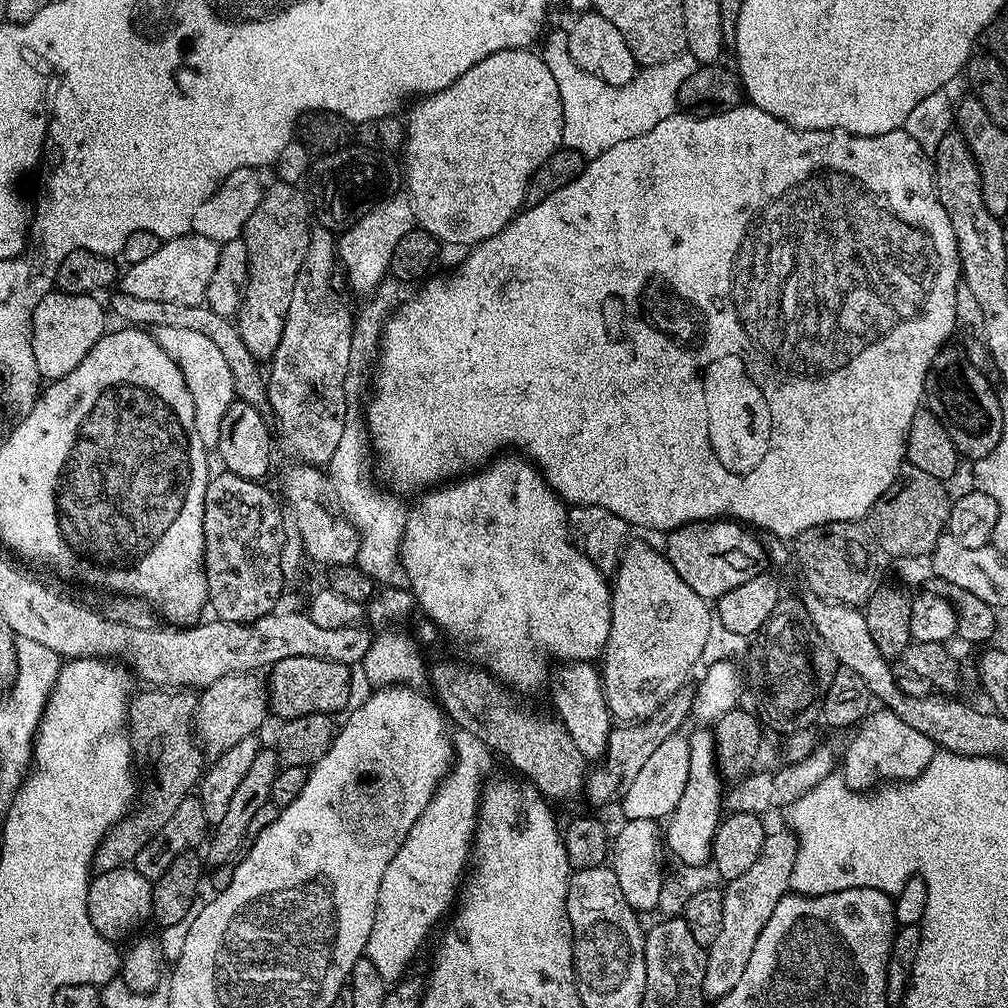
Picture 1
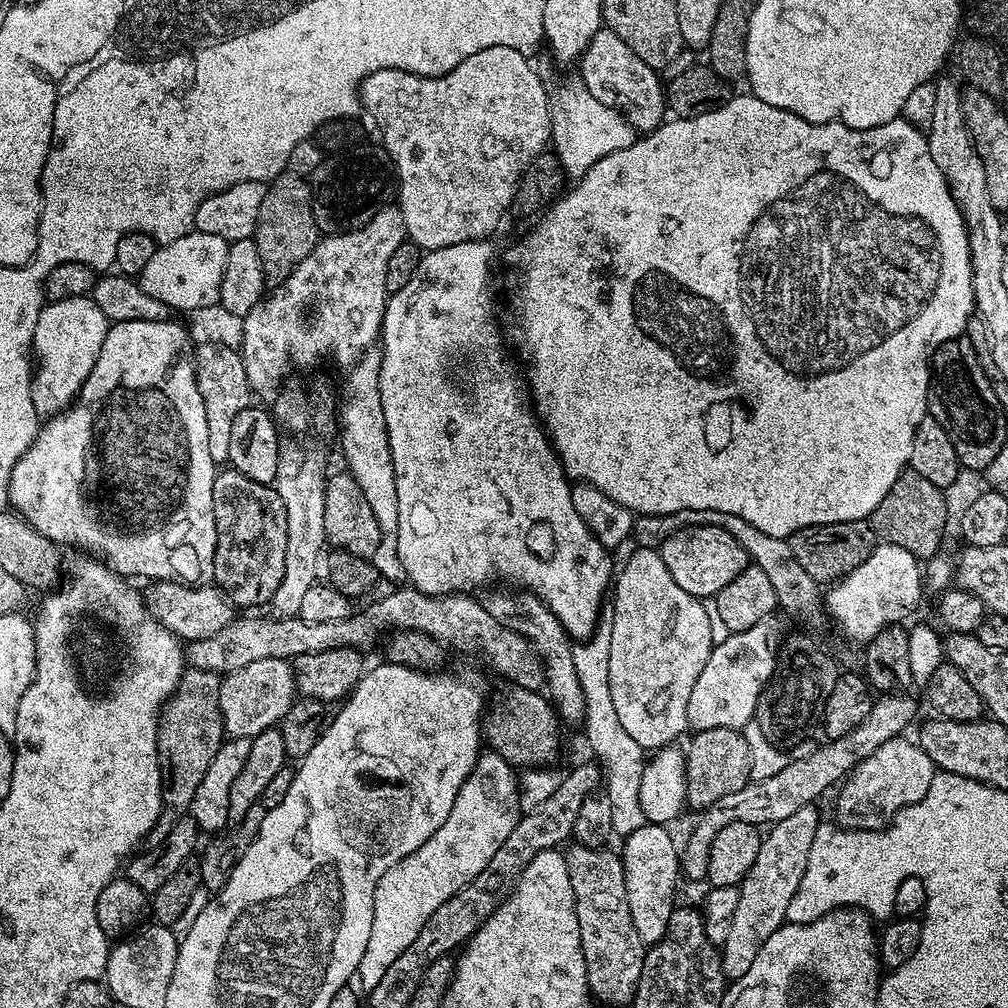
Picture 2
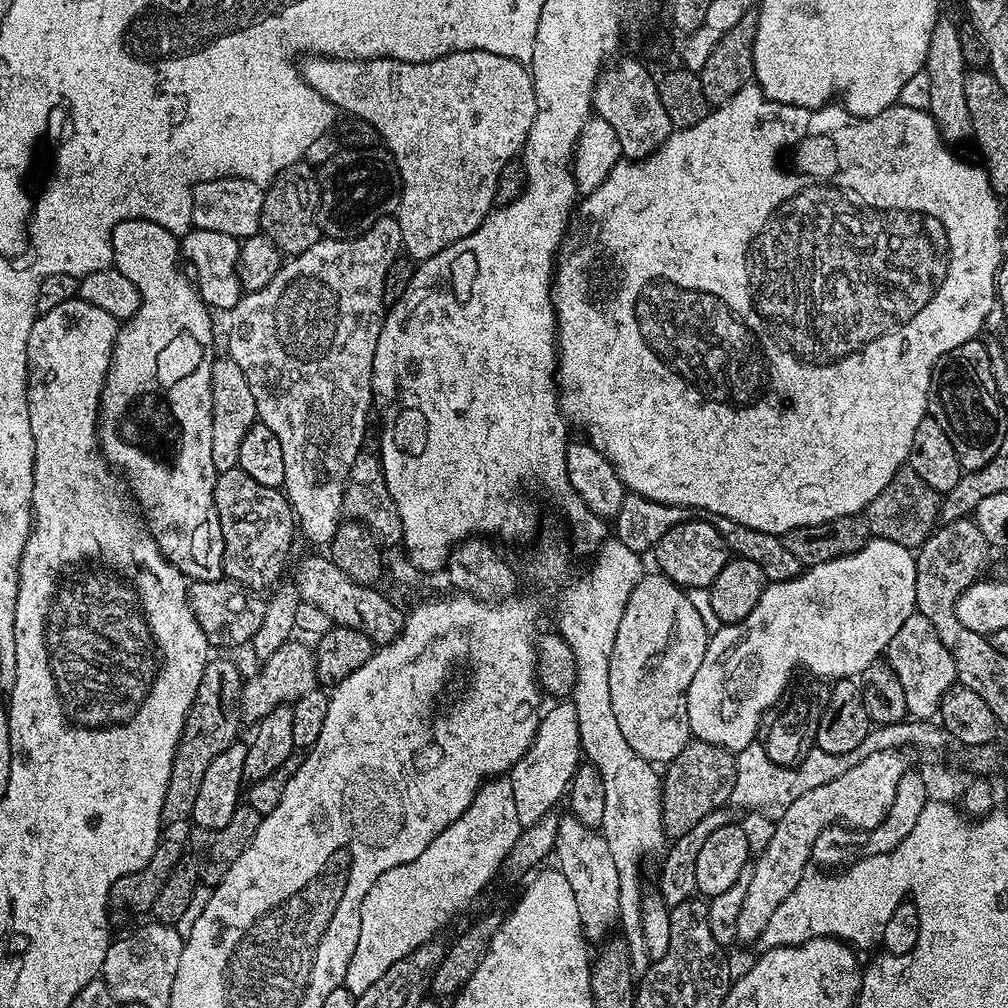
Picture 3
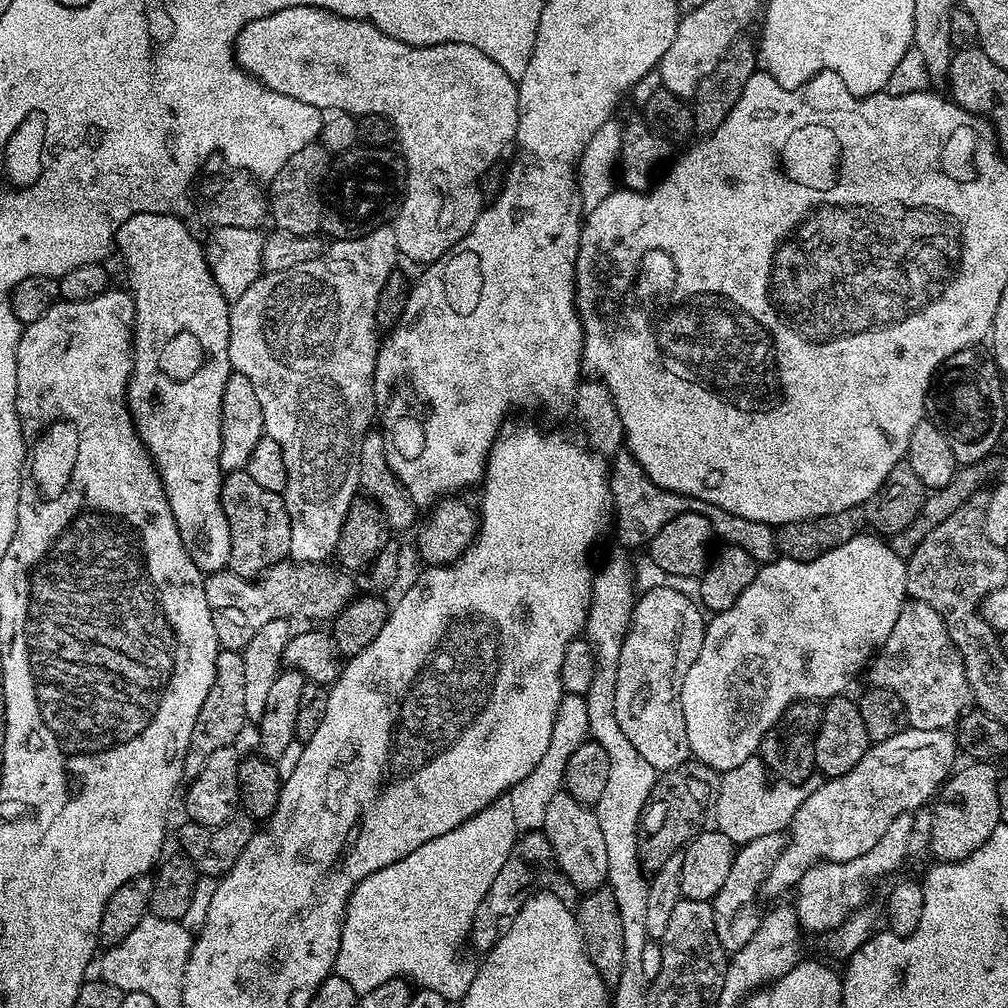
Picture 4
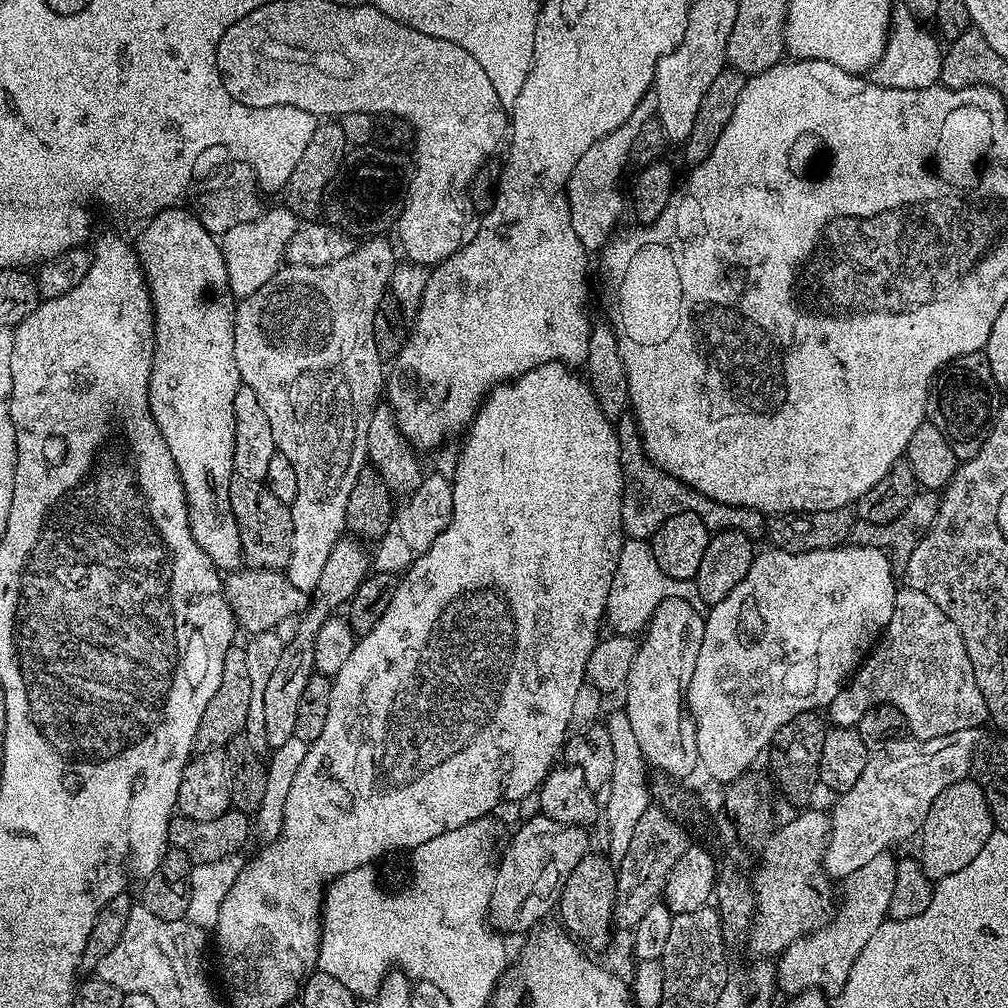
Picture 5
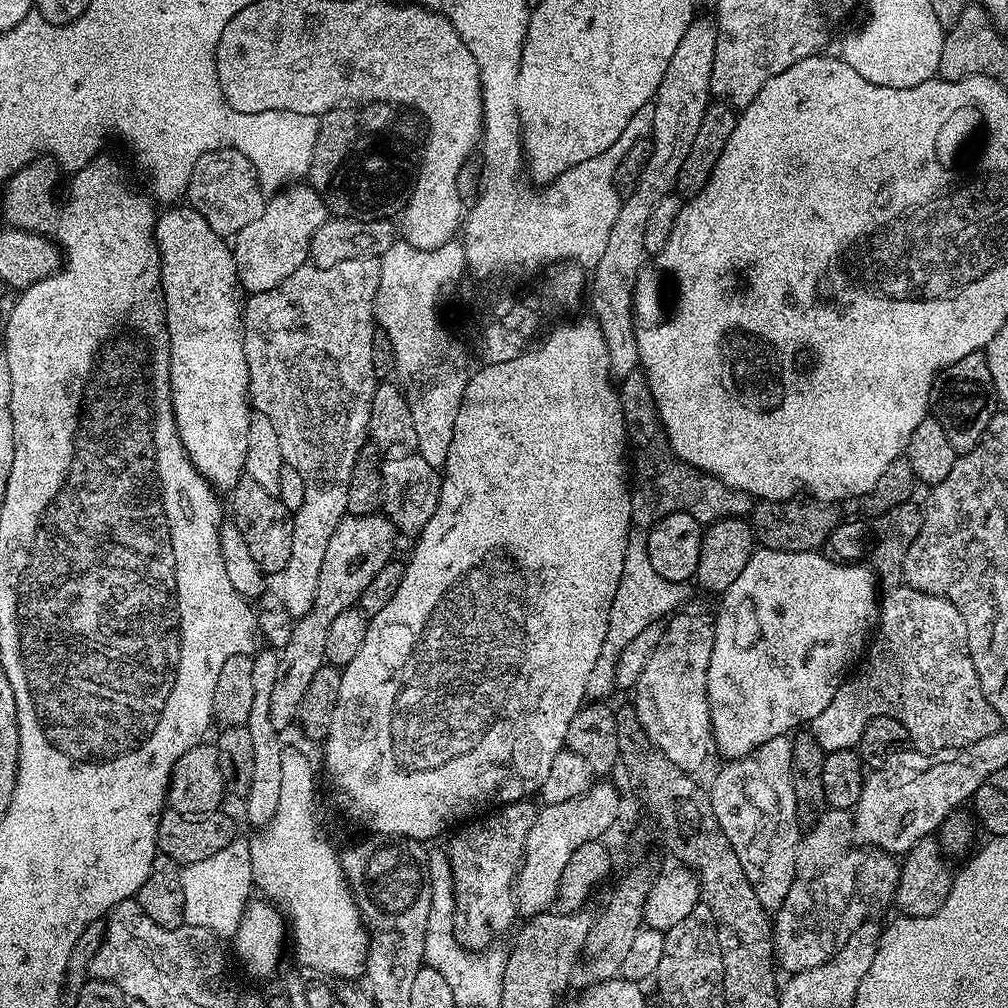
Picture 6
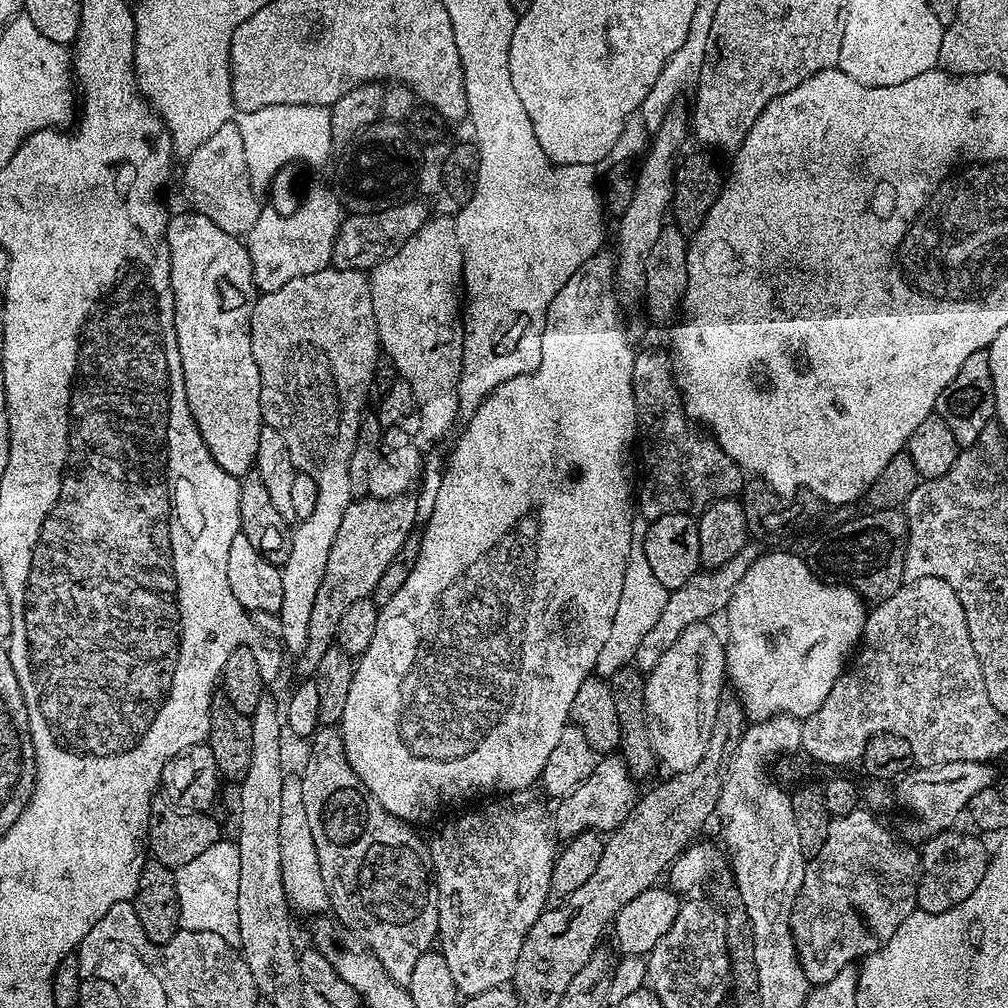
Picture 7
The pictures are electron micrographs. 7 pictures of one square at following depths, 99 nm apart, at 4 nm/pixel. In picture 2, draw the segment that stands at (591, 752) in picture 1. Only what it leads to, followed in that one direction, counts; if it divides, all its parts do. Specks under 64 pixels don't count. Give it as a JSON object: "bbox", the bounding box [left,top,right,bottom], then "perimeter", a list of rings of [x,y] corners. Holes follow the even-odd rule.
{"bbox":[482,590,586,725],"perimeter":[[[527,590],[523,591],[520,597],[498,592],[487,599],[484,598],[482,603],[502,626],[522,634],[522,638],[532,643],[532,648],[540,655],[540,661],[544,664],[546,692],[559,719],[565,725],[566,723],[579,725],[584,718],[586,698],[582,698],[582,682],[578,682],[578,674],[574,674],[573,645],[569,643],[570,637],[558,622],[558,618],[554,617],[553,612],[536,595]]]}

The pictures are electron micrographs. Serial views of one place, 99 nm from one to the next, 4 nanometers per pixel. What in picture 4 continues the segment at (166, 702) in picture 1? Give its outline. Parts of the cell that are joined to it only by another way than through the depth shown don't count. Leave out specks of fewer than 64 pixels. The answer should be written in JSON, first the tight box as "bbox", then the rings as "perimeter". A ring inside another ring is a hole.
{"bbox":[184,651,248,782],"perimeter":[[[220,651],[216,659],[214,686],[210,686],[210,694],[206,694],[202,710],[198,710],[198,718],[194,722],[194,734],[190,734],[190,746],[186,750],[184,763],[185,781],[191,782],[195,776],[202,774],[202,766],[206,766],[214,750],[222,750],[237,743],[235,740],[239,738],[240,731],[248,720],[245,671],[239,651]]]}

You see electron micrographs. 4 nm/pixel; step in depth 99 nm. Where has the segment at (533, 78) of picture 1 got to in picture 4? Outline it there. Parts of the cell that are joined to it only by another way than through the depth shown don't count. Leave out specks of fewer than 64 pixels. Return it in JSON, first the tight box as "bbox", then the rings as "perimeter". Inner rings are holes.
{"bbox":[234,6,520,266],"perimeter":[[[290,6],[286,10],[278,10],[266,18],[258,18],[254,22],[247,24],[247,26],[240,32],[238,38],[236,39],[236,43],[234,45],[234,55],[236,58],[236,63],[239,64],[240,67],[243,68],[244,71],[247,72],[253,80],[260,81],[260,83],[266,85],[266,87],[268,87],[270,90],[274,90],[278,94],[286,94],[290,98],[298,98],[298,102],[306,102],[310,106],[314,106],[315,108],[319,108],[321,110],[332,108],[328,110],[335,110],[336,112],[347,112],[357,118],[364,115],[382,115],[389,121],[389,123],[392,124],[392,128],[395,132],[395,139],[398,141],[398,145],[400,144],[400,152],[402,155],[404,155],[404,164],[406,167],[408,167],[408,180],[406,176],[406,183],[402,188],[402,199],[400,201],[400,206],[397,208],[394,217],[394,227],[396,230],[396,237],[398,238],[398,250],[400,251],[400,256],[403,257],[403,259],[406,258],[408,260],[417,260],[417,262],[420,263],[420,266],[427,266],[429,264],[433,264],[433,262],[435,262],[435,260],[438,258],[442,258],[442,254],[449,252],[450,249],[453,248],[457,242],[459,242],[459,240],[466,238],[466,234],[474,226],[474,222],[480,217],[482,211],[482,203],[480,204],[480,200],[482,201],[482,181],[484,179],[484,175],[486,174],[486,170],[493,168],[497,161],[499,161],[496,159],[498,159],[499,156],[503,154],[504,147],[506,147],[507,144],[511,145],[513,141],[515,141],[516,127],[518,126],[518,118],[520,117],[520,93],[518,91],[517,81],[510,79],[510,77],[506,74],[506,70],[502,70],[502,66],[498,66],[498,64],[482,50],[478,50],[469,44],[407,44],[406,42],[402,42],[396,38],[390,38],[382,30],[378,30],[373,26],[373,24],[368,23],[367,20],[351,20],[345,16],[339,16],[333,12],[328,12],[325,8]]]}

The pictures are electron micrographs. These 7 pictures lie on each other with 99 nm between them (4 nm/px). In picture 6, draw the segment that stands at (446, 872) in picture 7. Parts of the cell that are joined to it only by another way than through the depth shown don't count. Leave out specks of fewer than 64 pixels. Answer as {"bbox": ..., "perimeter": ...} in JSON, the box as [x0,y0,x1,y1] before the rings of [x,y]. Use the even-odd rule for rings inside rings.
{"bbox":[446,799,538,949],"perimeter":[[[523,799],[503,805],[500,811],[504,812],[496,812],[485,820],[473,819],[468,822],[473,824],[466,825],[461,832],[451,833],[452,841],[446,847],[446,855],[456,894],[454,930],[456,940],[463,948],[487,949],[499,932],[517,923],[516,874],[524,858],[526,834],[530,834],[530,826],[534,826],[538,811],[537,805],[528,803],[532,802]]]}

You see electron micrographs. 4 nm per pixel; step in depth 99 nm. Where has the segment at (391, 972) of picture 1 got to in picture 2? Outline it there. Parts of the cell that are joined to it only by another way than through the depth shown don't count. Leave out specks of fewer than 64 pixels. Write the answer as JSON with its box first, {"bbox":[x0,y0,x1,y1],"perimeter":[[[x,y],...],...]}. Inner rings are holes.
{"bbox":[354,751,521,993],"perimeter":[[[481,751],[454,802],[450,818],[442,822],[440,829],[424,843],[421,851],[410,854],[394,866],[390,866],[390,870],[382,874],[374,890],[374,926],[370,926],[370,942],[366,942],[366,954],[362,954],[362,962],[358,962],[358,970],[354,977],[355,987],[361,993],[372,992],[374,986],[378,986],[388,964],[394,962],[394,958],[398,958],[398,954],[402,954],[402,950],[406,950],[406,946],[414,942],[414,938],[418,938],[418,930],[426,926],[426,918],[430,918],[430,914],[434,914],[434,910],[438,910],[438,906],[442,906],[446,898],[458,894],[458,890],[462,890],[474,878],[478,878],[478,874],[482,874],[482,869],[486,867],[486,862],[490,862],[490,858],[494,858],[498,846],[502,846],[502,842],[510,838],[510,830],[514,830],[521,815],[517,769],[496,752]],[[463,848],[472,848],[472,856],[466,857],[465,860],[443,860],[442,857],[436,856],[439,852],[460,852]]]}

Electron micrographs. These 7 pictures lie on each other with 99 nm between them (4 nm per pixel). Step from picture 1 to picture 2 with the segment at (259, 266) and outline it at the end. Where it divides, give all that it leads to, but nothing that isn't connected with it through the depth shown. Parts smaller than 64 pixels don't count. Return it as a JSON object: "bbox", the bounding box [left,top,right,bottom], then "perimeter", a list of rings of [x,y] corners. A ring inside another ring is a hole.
{"bbox":[254,170,318,282],"perimeter":[[[285,170],[267,185],[267,189],[266,198],[262,198],[262,210],[258,210],[254,239],[265,277],[279,282],[291,274],[310,250],[314,250],[318,229],[312,213],[312,185],[305,177]]]}

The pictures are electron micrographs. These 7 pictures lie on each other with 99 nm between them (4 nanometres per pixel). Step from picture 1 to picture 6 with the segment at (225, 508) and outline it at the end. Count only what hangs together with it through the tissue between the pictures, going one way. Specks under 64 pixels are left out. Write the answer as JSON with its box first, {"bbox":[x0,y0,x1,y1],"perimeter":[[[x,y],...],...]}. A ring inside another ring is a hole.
{"bbox":[230,478,294,574],"perimeter":[[[242,478],[230,489],[232,516],[236,529],[242,534],[254,562],[266,574],[283,573],[286,562],[290,562],[290,550],[294,547],[293,513],[280,501],[279,496],[270,494],[258,486],[258,482]]]}

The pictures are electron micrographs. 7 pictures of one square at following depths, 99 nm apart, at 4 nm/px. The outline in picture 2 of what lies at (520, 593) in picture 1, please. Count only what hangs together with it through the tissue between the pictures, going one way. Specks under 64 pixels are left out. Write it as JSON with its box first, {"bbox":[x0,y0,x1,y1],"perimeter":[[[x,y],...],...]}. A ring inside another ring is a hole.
{"bbox":[378,239,614,642],"perimeter":[[[487,239],[458,242],[454,246],[442,246],[433,252],[425,251],[418,268],[404,289],[389,295],[384,305],[384,325],[378,337],[382,366],[380,367],[380,393],[382,394],[382,414],[386,414],[386,426],[390,438],[390,458],[394,462],[396,489],[398,490],[398,559],[402,562],[407,583],[422,594],[431,596],[451,596],[468,594],[472,588],[480,588],[497,576],[508,584],[517,584],[520,590],[536,595],[554,617],[562,624],[573,641],[583,642],[596,630],[602,617],[600,607],[605,607],[614,578],[614,564],[609,549],[594,538],[594,534],[578,518],[572,501],[572,484],[564,473],[560,455],[552,449],[552,442],[544,425],[540,423],[533,405],[525,377],[516,369],[514,361],[508,357],[504,344],[500,341],[500,328],[496,325],[496,304],[492,301],[492,259],[496,252],[488,245]]]}

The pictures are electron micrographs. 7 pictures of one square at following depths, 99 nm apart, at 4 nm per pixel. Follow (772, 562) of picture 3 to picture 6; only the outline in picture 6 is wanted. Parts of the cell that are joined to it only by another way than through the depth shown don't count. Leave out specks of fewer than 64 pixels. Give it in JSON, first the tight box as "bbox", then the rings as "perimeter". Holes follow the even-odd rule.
{"bbox":[619,371,754,529],"perimeter":[[[643,371],[631,372],[619,381],[620,405],[624,415],[624,428],[628,431],[628,443],[634,456],[634,479],[630,484],[632,494],[632,524],[649,529],[662,518],[675,512],[690,514],[701,526],[726,518],[751,517],[754,497],[742,490],[726,486],[716,476],[708,476],[702,470],[679,460],[668,444],[668,436],[660,425],[656,403],[648,389],[648,379]]]}

